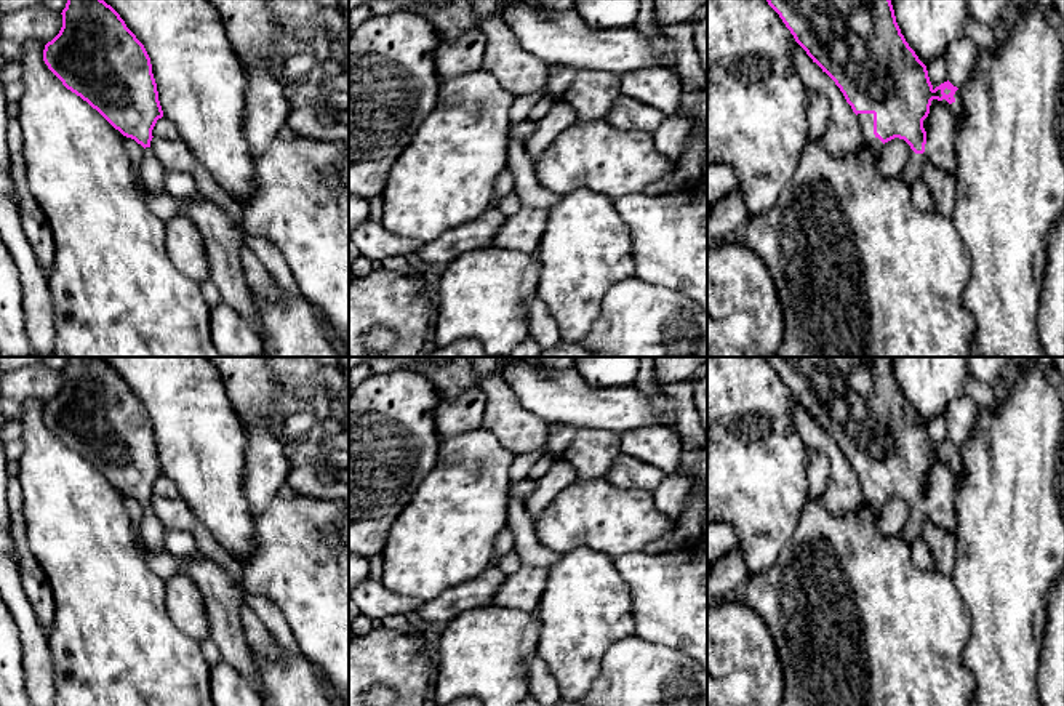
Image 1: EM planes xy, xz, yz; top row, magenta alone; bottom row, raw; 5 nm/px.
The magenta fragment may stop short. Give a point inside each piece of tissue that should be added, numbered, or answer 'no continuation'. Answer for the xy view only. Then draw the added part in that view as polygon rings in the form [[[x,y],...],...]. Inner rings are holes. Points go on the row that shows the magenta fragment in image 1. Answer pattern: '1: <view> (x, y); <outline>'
1: xy (151, 170); [[[150,147],[144,149],[144,157],[141,165],[138,166],[139,176],[144,186],[155,194],[166,192],[165,189],[165,166],[155,157]]]

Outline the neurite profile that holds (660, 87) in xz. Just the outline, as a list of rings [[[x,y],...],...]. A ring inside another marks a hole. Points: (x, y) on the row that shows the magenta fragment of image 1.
[[[646,67],[622,74],[622,94],[646,102],[664,115],[670,115],[680,106],[682,83],[669,67]]]

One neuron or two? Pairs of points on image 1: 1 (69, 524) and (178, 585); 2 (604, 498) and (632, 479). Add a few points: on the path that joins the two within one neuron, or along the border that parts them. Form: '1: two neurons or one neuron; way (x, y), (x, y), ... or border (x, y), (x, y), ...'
1: two neurons; border (164, 581), (164, 605), (172, 618)
2: two neurons; border (604, 479), (618, 487), (642, 489), (652, 493)

